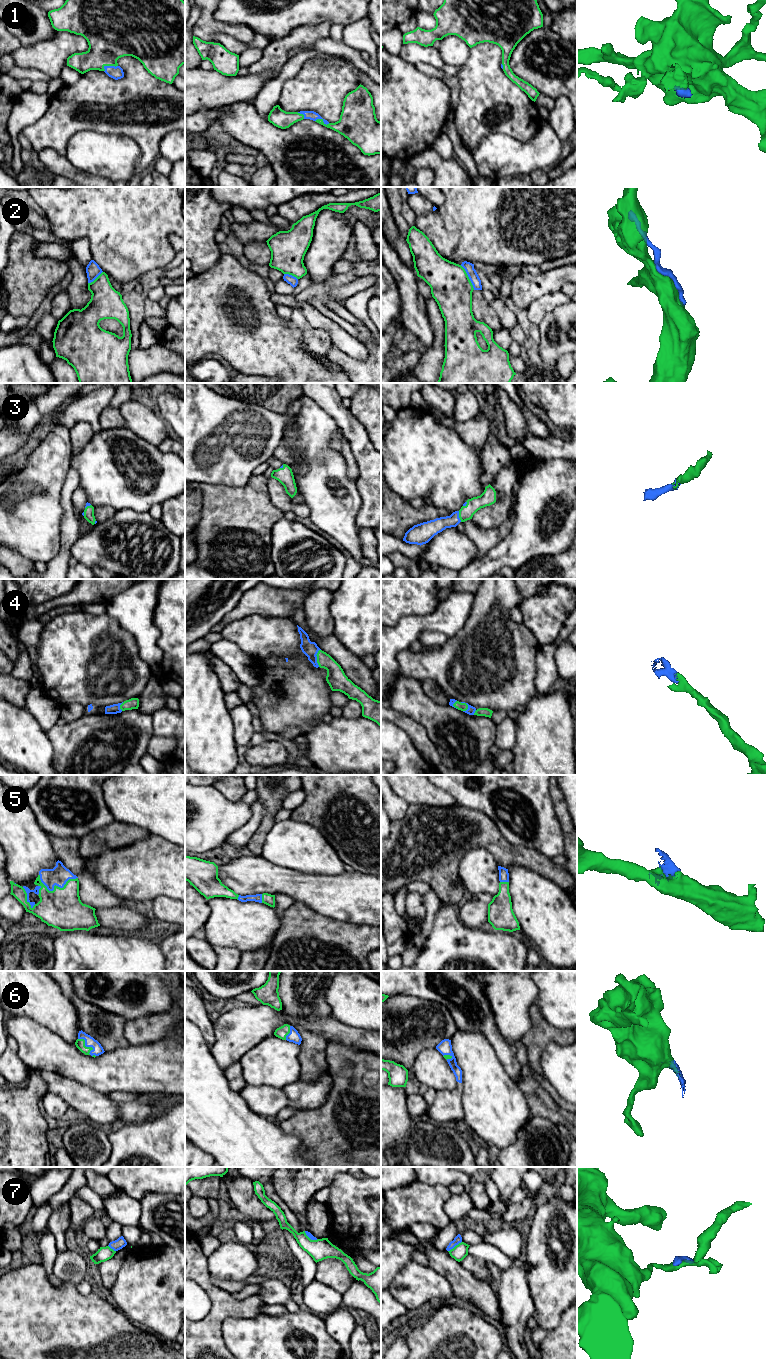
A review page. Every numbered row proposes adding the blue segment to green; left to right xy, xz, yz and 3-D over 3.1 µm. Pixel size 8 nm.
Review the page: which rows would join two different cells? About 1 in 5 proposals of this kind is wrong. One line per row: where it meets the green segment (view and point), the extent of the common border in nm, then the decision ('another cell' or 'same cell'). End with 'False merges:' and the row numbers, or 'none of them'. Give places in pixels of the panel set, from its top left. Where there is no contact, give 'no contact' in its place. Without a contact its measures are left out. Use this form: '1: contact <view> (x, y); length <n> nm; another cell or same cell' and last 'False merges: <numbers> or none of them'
1: contact xy (110, 65); length 120 nm; same cell
2: contact yz (468, 277); length 240 nm; another cell
3: contact yz (459, 516); length 90 nm; same cell
4: contact xz (317, 658); length 140 nm; same cell
5: contact xy (55, 885); length 320 nm; same cell
6: contact xy (85, 1046); length 170 nm; same cell
7: contact yz (455, 1246); length 140 nm; another cell
False merges: 2, 7

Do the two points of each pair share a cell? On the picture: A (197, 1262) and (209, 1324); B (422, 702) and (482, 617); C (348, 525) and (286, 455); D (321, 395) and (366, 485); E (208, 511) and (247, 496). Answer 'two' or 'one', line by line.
A: one
B: two
C: one
D: one
E: one

